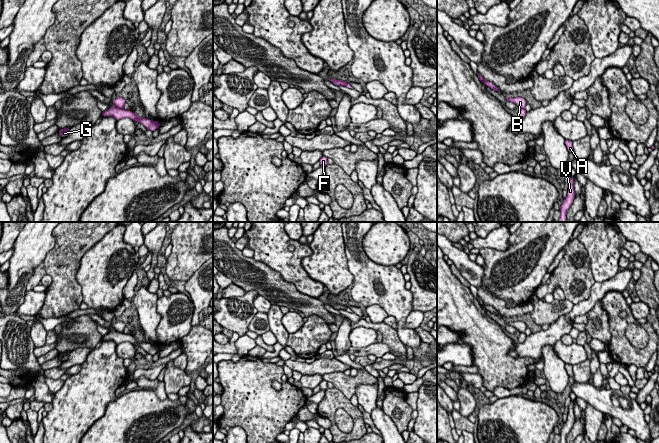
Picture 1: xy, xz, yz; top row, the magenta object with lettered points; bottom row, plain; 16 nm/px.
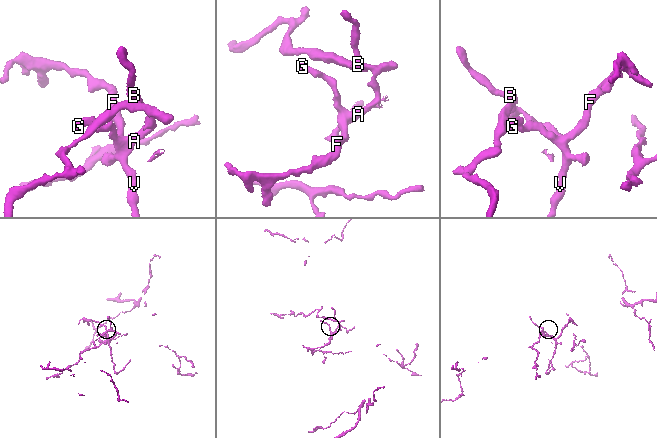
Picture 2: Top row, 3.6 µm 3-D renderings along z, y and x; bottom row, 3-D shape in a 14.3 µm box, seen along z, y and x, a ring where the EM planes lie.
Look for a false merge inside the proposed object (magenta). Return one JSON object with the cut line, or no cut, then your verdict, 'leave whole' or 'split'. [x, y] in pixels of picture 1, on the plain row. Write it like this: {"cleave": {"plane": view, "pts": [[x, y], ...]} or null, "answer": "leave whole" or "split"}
{"cleave": {"plane": "xy", "pts": [[114, 330], [122, 333]]}, "answer": "split"}

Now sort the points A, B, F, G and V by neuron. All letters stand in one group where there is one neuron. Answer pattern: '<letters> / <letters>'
A F G V / B

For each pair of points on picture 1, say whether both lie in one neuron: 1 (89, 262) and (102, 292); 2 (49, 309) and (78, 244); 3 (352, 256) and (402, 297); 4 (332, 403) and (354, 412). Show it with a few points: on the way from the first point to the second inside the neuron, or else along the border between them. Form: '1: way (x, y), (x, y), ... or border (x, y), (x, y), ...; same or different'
1: way (96, 269), (102, 275), (102, 285); same
2: way (63, 293), (63, 260); same
3: way (364, 268), (390, 293); same
4: way (337, 403), (345, 403), (349, 407); same

